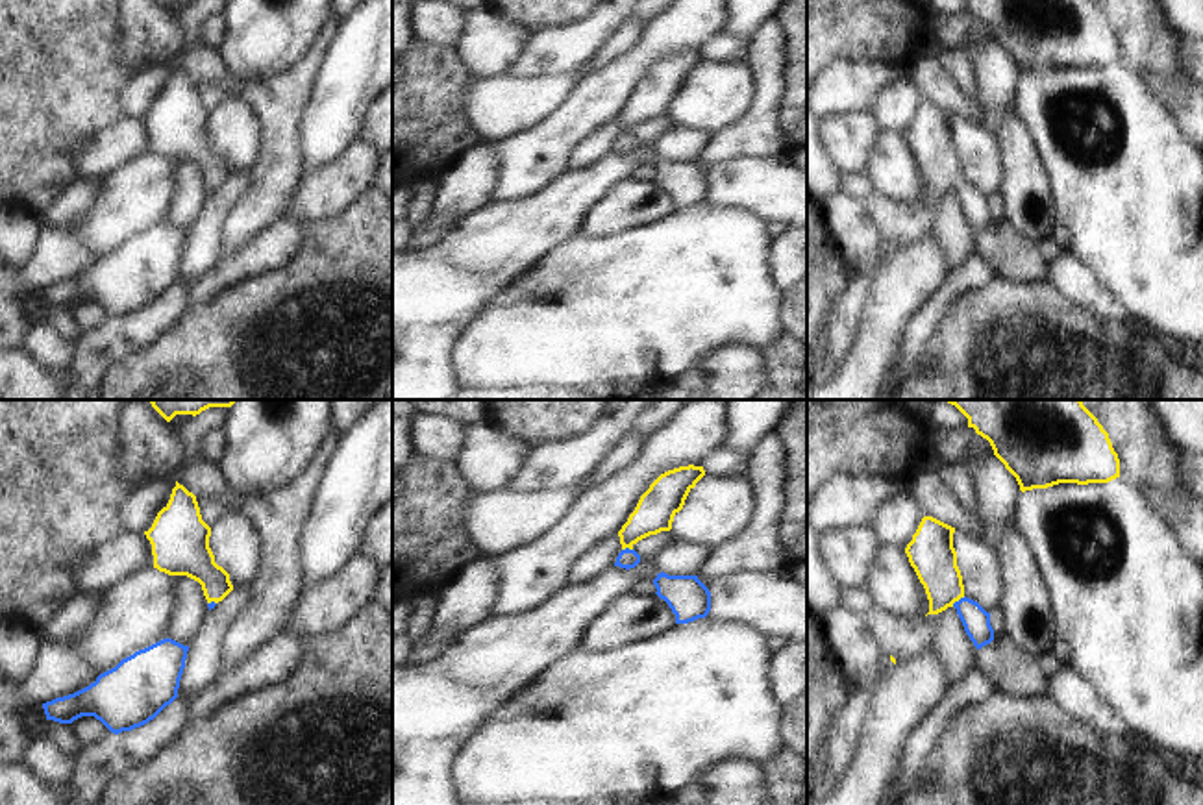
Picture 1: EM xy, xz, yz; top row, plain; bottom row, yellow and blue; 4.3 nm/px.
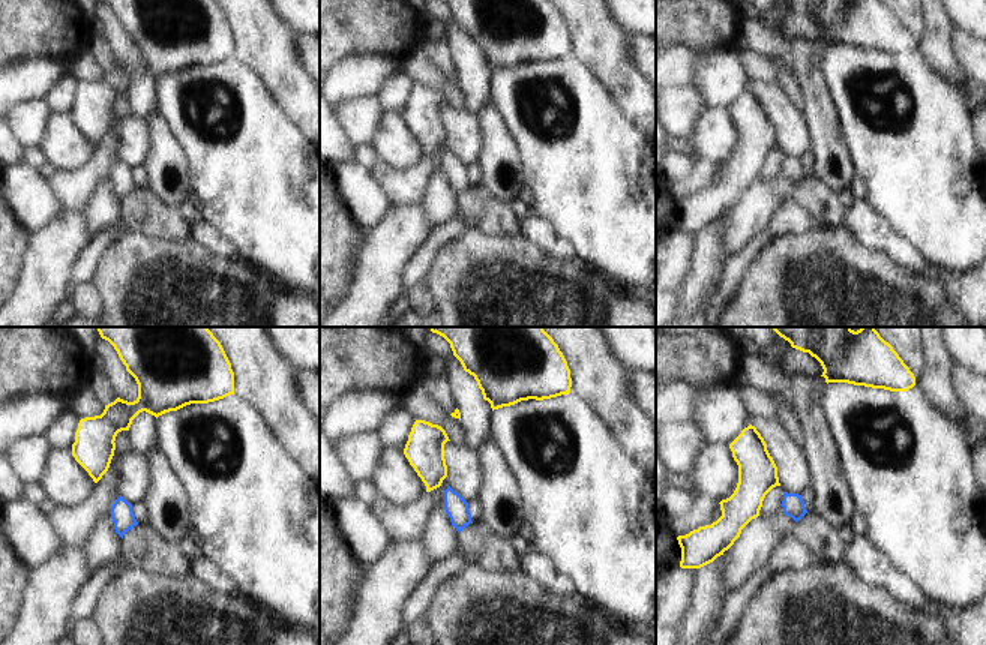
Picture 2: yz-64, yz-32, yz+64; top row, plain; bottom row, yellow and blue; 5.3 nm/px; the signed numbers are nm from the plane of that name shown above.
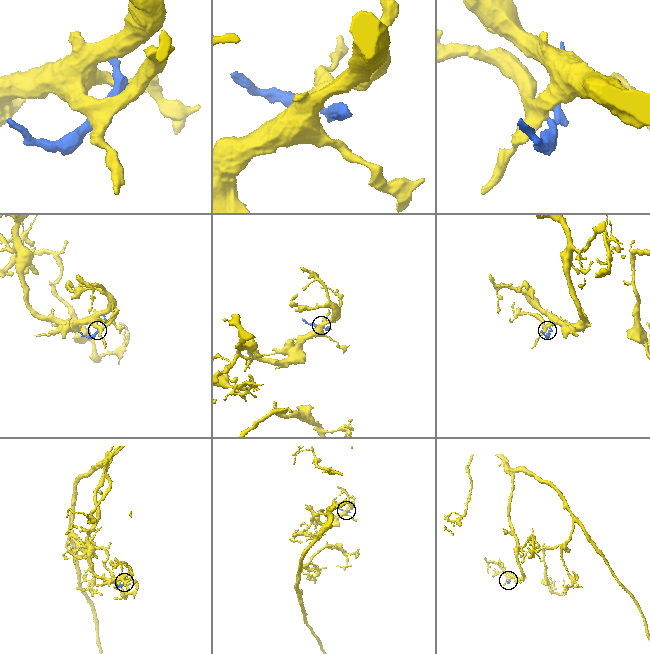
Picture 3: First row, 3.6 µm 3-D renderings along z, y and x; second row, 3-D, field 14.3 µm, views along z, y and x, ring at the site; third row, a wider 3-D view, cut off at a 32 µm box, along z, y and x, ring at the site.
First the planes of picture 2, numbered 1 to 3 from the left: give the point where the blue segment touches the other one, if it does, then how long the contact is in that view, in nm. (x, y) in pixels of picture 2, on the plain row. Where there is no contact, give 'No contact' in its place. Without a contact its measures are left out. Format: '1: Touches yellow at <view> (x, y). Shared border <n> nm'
1: No contact
2: No contact
3: No contact.

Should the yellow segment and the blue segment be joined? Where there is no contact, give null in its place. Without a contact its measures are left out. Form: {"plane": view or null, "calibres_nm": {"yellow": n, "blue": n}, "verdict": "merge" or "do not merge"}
{"plane": "yz", "calibres_nm": {"yellow": 200, "blue": 120}, "verdict": "merge"}

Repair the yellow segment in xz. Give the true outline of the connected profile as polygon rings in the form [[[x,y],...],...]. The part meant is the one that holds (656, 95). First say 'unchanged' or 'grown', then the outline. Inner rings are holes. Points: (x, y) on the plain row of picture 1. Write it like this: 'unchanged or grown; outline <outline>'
grown; outline [[[688,50],[661,59],[650,70],[618,117],[622,137],[614,152],[629,155],[640,148],[640,141],[633,131],[650,120],[670,117],[674,102],[683,94],[688,78],[703,61],[703,52]]]

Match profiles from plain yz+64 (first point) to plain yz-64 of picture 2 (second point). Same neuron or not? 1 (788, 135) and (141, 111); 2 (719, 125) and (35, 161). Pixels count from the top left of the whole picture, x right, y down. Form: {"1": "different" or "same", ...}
{"1": "different", "2": "different"}

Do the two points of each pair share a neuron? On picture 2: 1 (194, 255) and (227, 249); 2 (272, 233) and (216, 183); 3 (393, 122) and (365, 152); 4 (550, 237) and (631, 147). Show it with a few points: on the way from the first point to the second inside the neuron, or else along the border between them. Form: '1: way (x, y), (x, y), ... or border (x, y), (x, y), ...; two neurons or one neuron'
1: border (195, 240), (221, 258), (236, 257); two neurons
2: way (258, 219), (230, 191); one neuron
3: border (369, 146), (378, 159); two neurons
4: border (532, 210), (572, 246), (577, 257); two neurons

